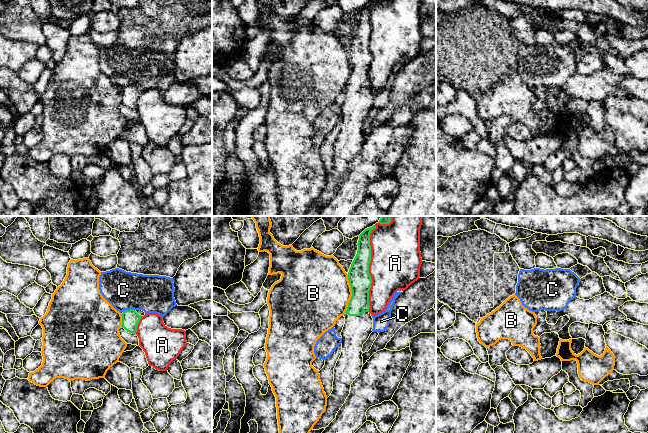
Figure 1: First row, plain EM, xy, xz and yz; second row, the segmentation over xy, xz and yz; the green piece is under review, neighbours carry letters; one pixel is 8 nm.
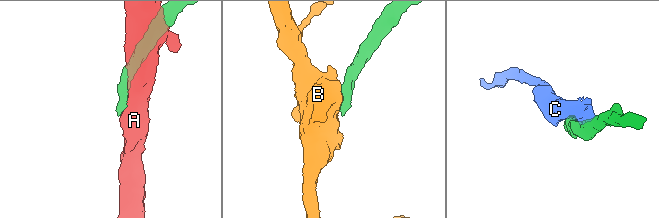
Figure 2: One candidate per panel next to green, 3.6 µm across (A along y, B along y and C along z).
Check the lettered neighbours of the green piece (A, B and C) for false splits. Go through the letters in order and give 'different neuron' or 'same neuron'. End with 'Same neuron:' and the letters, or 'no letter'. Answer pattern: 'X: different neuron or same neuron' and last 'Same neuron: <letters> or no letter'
A: different neuron
B: different neuron
C: different neuron
Same neuron: no letter

